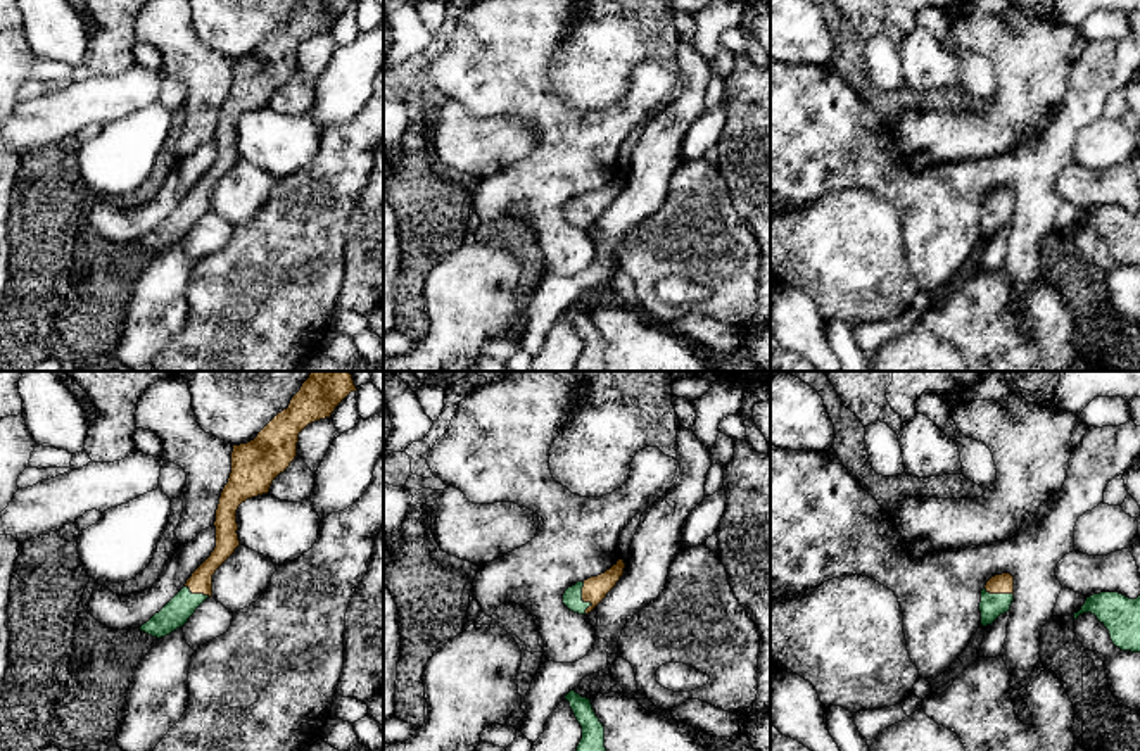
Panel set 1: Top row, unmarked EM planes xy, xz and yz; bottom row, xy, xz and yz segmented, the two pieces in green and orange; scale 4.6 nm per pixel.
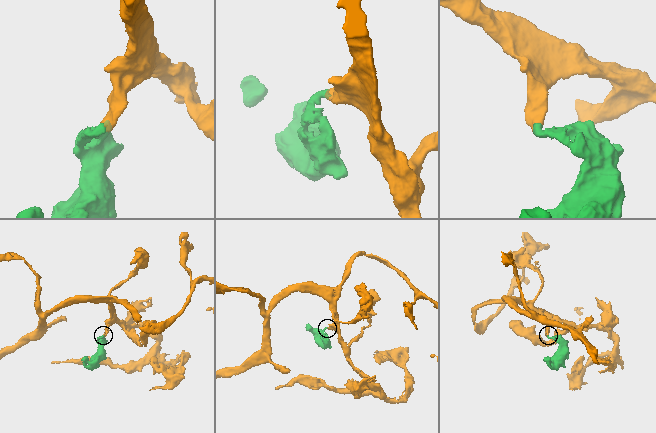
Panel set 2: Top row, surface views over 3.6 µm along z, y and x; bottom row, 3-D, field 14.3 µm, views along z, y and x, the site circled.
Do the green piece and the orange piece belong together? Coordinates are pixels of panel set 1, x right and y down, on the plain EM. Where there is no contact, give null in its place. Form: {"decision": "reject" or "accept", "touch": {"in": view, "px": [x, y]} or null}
{"decision": "accept", "touch": {"in": "xz", "px": [581, 213]}}

